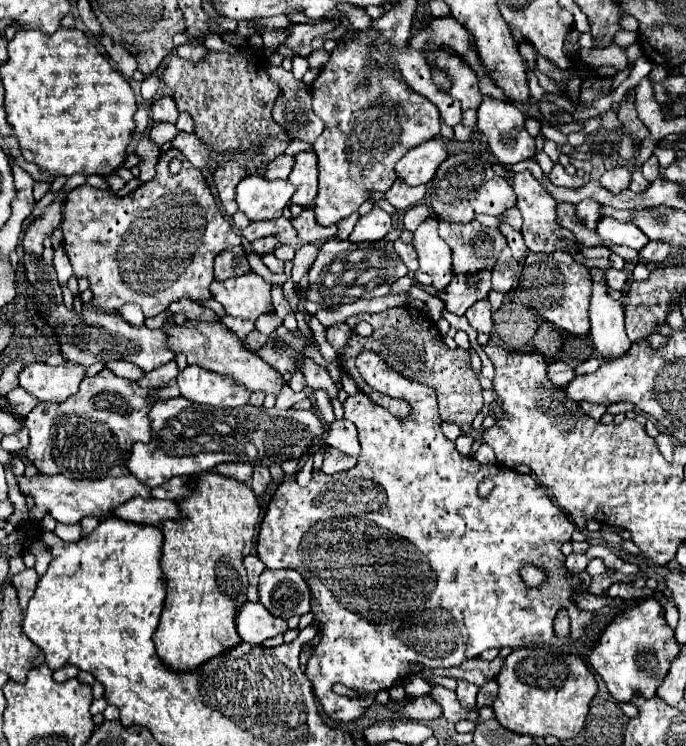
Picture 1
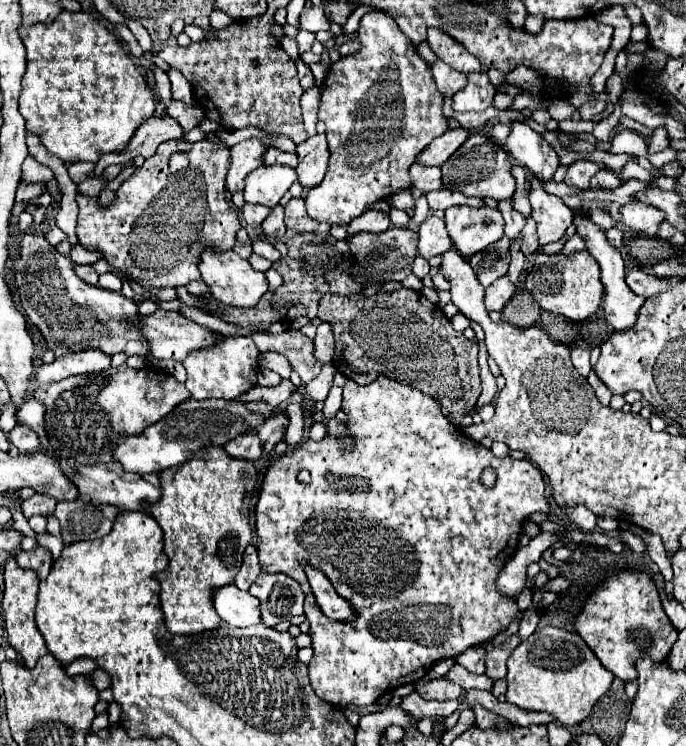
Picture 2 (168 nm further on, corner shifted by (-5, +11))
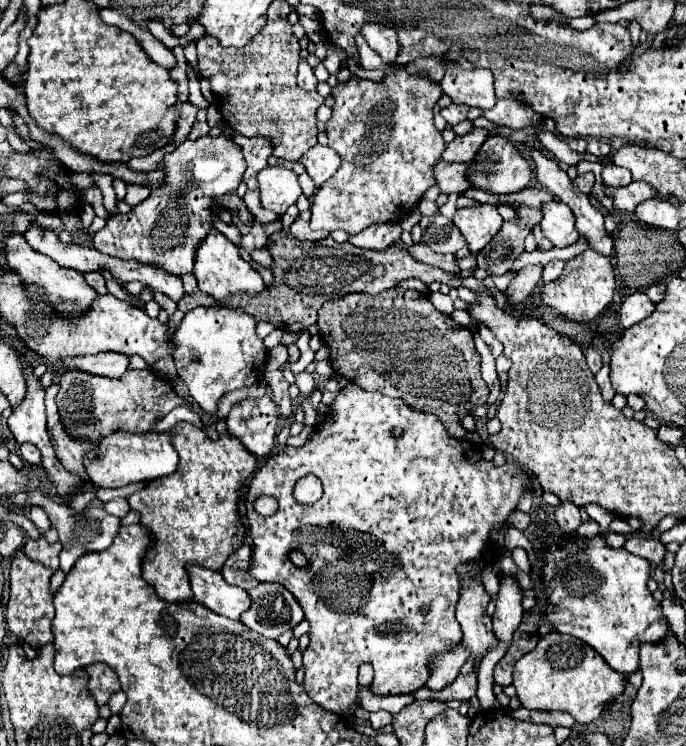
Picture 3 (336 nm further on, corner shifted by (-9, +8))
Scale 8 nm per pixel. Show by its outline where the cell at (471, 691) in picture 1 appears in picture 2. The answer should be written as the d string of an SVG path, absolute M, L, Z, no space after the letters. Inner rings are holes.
M469 648L469 650L461 652L455 660L457 660L457 664L465 666L473 674L485 674L485 660L483 660L483 656L485 656L485 650Z

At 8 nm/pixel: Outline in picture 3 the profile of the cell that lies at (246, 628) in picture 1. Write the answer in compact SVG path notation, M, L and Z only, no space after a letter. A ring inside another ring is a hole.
M187 565L187 573L193 599L209 607L213 613L229 619L241 619L241 613L251 605L247 591L229 585L221 573L201 565Z

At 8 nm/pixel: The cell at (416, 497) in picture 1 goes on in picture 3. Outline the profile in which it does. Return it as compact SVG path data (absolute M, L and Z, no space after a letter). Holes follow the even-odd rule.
M349 383L347 387L343 387L337 395L337 399L331 403L331 407L325 413L325 421L315 425L313 435L307 439L307 443L303 447L285 447L281 449L277 455L271 455L267 461L261 463L261 467L257 469L257 473L253 475L251 483L249 483L249 491L245 497L245 509L247 509L247 525L249 525L249 535L253 539L251 545L251 563L249 563L249 575L255 577L259 583L281 583L287 591L291 591L295 595L295 599L299 601L299 605L303 607L305 619L309 621L309 647L303 651L303 667L305 667L305 691L307 695L319 703L321 707L325 707L327 711L337 713L339 717L353 717L353 711L357 709L357 695L359 695L359 685L357 685L357 671L359 665L369 663L375 669L375 679L373 679L373 693L379 695L401 695L401 693L415 693L417 689L421 689L427 679L429 679L429 667L427 661L431 655L437 655L453 645L457 645L461 641L461 631L459 631L459 623L455 619L455 605L459 599L459 591L461 591L461 583L457 577L457 567L461 563L467 563L471 559L481 559L479 555L485 555L487 551L493 551L493 541L489 537L493 525L497 523L505 523L507 517L515 511L519 499L523 497L523 491L531 489L531 477L527 473L521 471L521 467L517 463L505 463L501 467L495 467L491 461L485 461L481 457L481 449L475 443L469 443L465 439L453 439L447 435L445 427L439 423L439 419L435 415L427 415L427 413L417 413L413 409L409 409L401 399L391 399L387 395L381 393L371 393L365 391L361 387L357 387L355 383ZM393 427L401 427L403 435L401 437L393 437L391 431ZM305 473L311 473L315 477L321 479L323 483L323 497L313 503L313 505L299 505L293 497L293 485L291 481L299 481L301 477L305 477ZM261 495L269 495L275 497L279 501L279 509L275 515L271 517L261 517L255 509L253 509L253 501ZM289 551L301 551L307 559L309 565L299 569L289 561ZM423 605L431 605L431 611L427 615L421 615L421 607Z

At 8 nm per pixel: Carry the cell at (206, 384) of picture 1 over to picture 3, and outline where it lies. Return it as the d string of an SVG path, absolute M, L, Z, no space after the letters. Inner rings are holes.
M197 307L189 311L175 331L175 365L179 377L187 383L191 397L213 415L217 401L227 393L249 387L263 377L267 349L255 333L257 321L243 309Z

